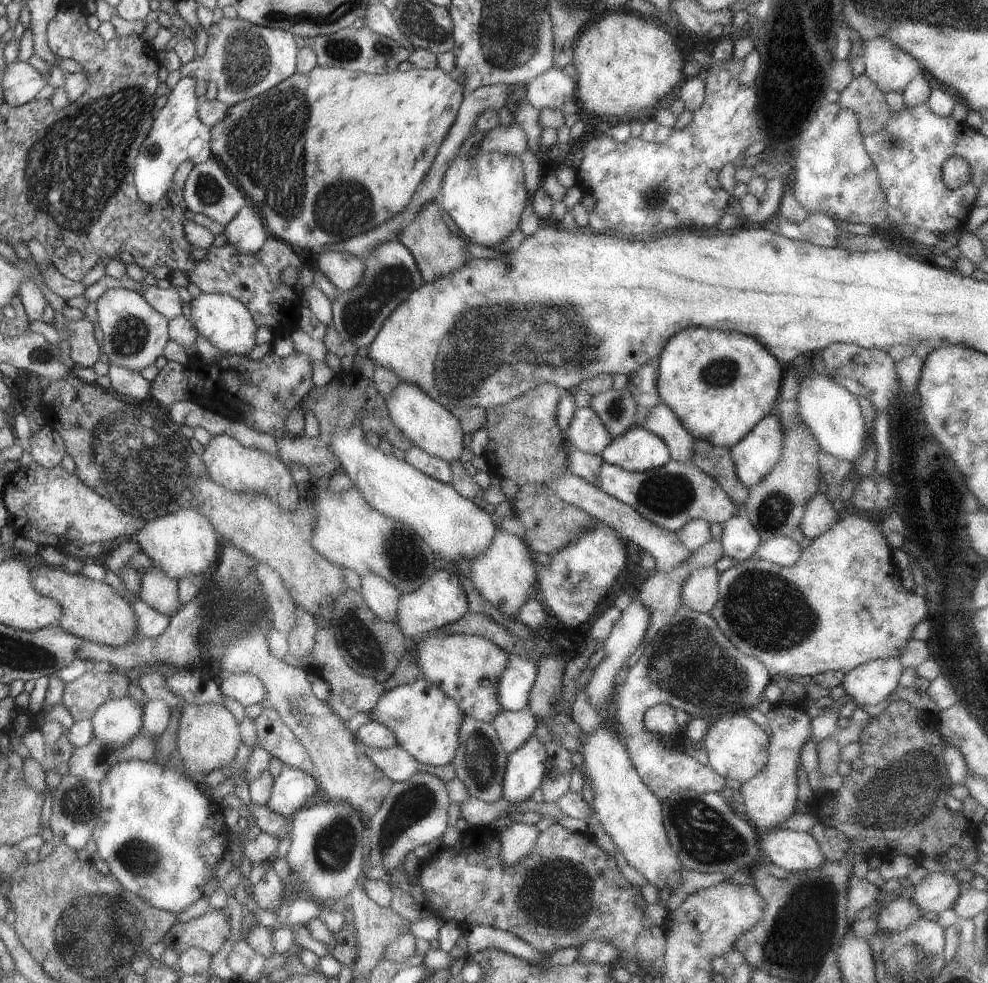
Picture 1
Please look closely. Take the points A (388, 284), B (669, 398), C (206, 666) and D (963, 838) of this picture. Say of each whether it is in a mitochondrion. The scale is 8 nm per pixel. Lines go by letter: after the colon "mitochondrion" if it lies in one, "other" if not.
A: mitochondrion
B: other
C: other
D: other

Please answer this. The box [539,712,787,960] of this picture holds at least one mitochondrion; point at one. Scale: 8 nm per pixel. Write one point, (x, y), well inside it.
(705, 834)

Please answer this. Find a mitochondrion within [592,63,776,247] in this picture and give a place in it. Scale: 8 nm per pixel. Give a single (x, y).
(653, 197)

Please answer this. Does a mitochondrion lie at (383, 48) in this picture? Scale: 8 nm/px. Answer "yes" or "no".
yes

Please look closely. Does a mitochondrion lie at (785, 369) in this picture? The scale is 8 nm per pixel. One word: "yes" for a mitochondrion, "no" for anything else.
no

